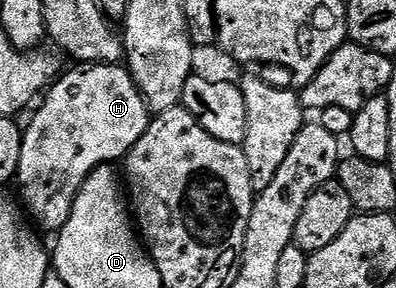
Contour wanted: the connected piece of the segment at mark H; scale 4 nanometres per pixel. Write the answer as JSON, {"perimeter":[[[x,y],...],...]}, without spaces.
{"perimeter":[[[83,64],[75,69],[79,70],[71,70],[67,75],[64,73],[56,77],[45,97],[38,103],[39,111],[32,116],[31,123],[26,123],[23,132],[21,164],[17,179],[20,194],[18,197],[30,221],[40,231],[58,232],[63,229],[73,212],[73,204],[77,200],[79,190],[88,176],[98,166],[118,163],[118,158],[119,161],[126,159],[133,144],[137,144],[137,140],[145,136],[153,117],[152,111],[147,109],[147,101],[139,91],[139,85],[126,65]]]}

